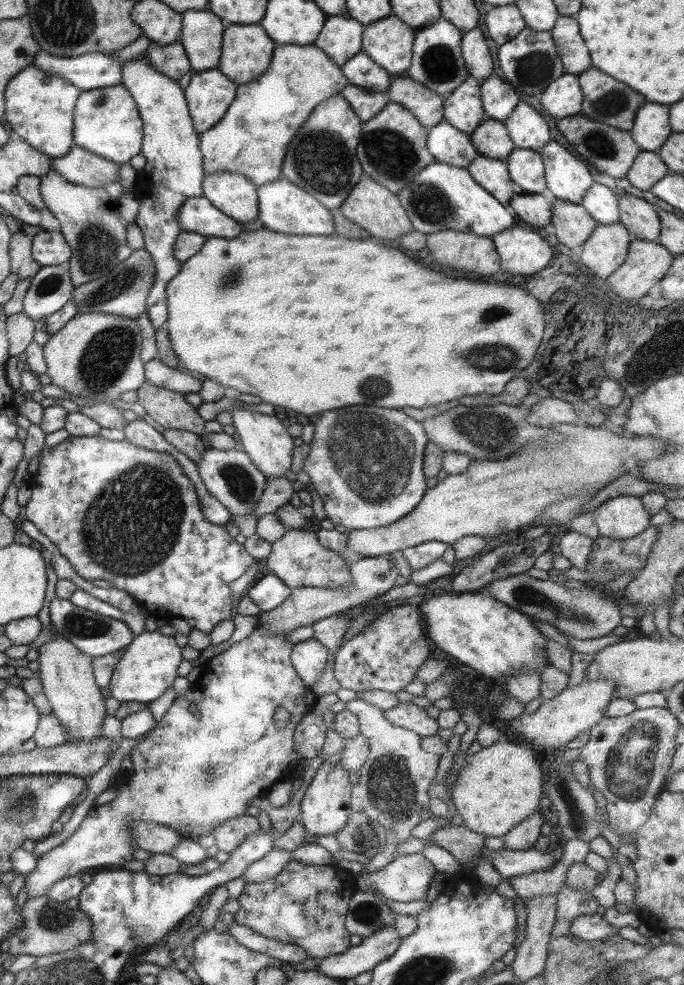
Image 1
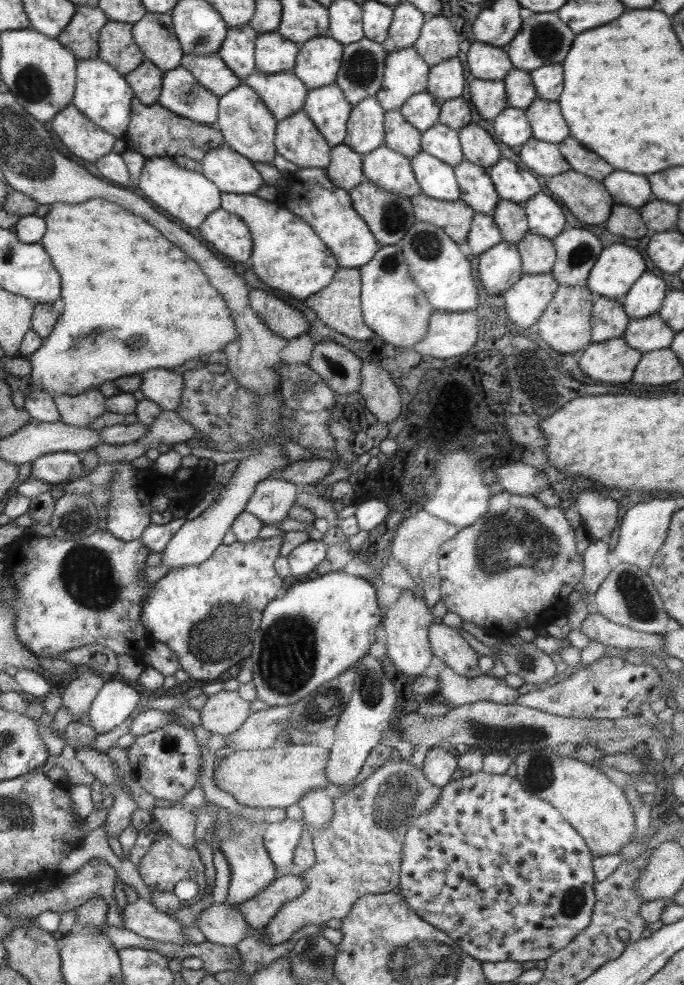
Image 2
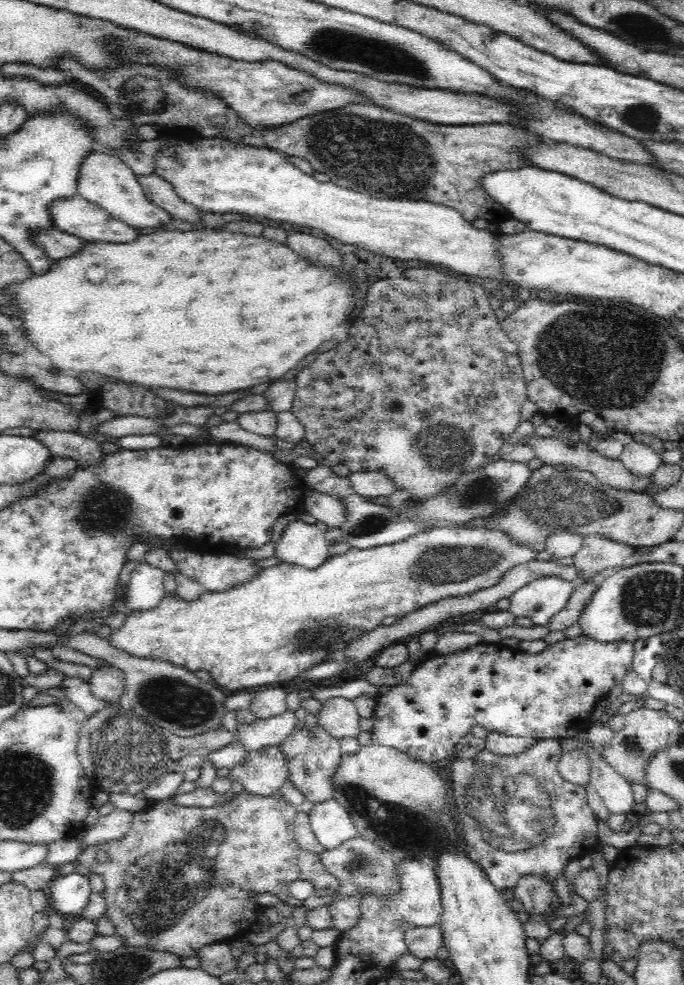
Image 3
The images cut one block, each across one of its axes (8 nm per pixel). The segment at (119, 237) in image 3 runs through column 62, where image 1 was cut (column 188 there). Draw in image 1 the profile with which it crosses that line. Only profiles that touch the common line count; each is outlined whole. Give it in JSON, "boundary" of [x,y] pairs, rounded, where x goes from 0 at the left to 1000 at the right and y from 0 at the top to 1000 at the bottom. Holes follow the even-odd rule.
{"boundary":[[[297,198],[276,200],[260,211],[259,228],[265,235],[287,236],[300,241],[341,242],[355,231],[320,215]]]}

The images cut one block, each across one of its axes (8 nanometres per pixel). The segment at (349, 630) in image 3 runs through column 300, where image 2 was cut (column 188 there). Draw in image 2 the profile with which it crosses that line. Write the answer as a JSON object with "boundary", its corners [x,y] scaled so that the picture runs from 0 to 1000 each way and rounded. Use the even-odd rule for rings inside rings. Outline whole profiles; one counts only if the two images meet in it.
{"boundary":[[[409,543],[395,546],[373,545],[360,551],[325,551],[291,574],[253,578],[225,591],[216,599],[216,606],[203,619],[205,632],[219,652],[243,654],[260,668],[260,675],[276,687],[297,692],[310,692],[327,680],[348,674],[352,668],[368,661],[367,648],[379,638],[385,618],[405,605],[412,588],[402,583],[401,569],[406,565]]]}

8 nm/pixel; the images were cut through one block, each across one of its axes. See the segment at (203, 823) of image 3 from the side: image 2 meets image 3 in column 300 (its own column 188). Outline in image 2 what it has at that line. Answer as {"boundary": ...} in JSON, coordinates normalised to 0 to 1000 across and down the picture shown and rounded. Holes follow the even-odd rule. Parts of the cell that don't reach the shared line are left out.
{"boundary":[[[238,846],[228,850],[221,856],[219,862],[205,871],[203,878],[199,880],[206,893],[218,903],[234,905],[253,905],[253,899],[260,893],[282,893],[288,896],[289,907],[282,913],[263,916],[266,920],[276,920],[288,915],[298,908],[300,891],[297,890],[297,877],[291,874],[291,868],[282,859],[265,859],[256,855],[247,848]]]}

